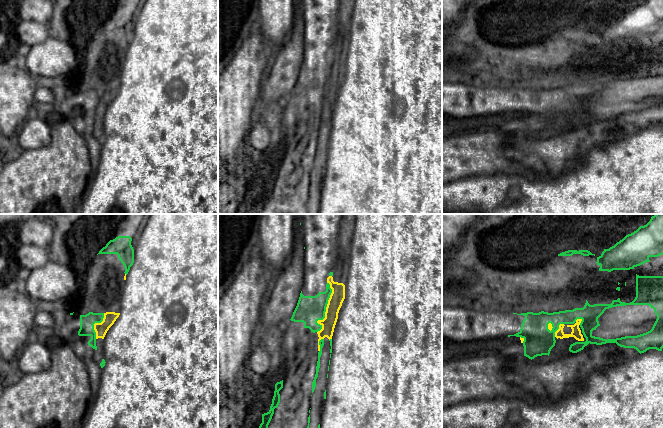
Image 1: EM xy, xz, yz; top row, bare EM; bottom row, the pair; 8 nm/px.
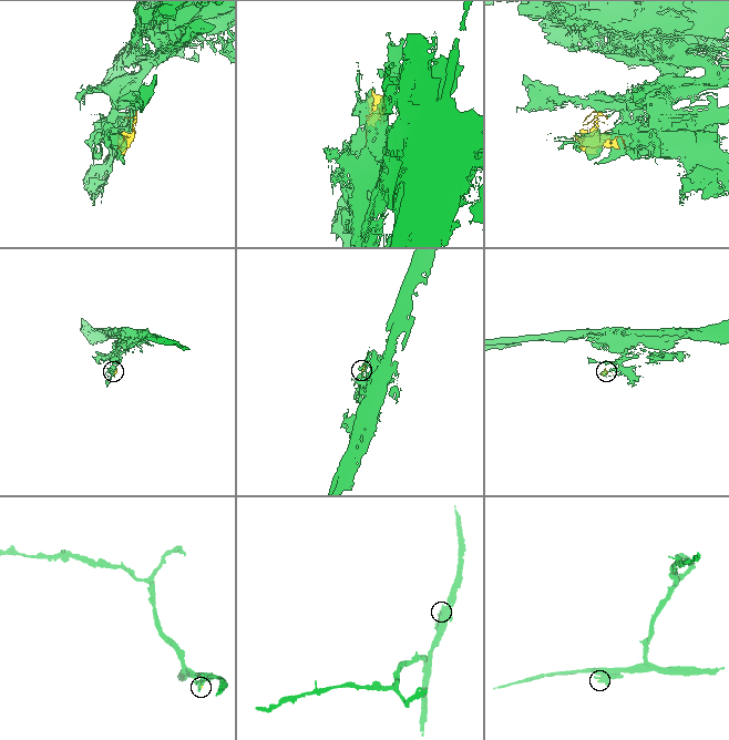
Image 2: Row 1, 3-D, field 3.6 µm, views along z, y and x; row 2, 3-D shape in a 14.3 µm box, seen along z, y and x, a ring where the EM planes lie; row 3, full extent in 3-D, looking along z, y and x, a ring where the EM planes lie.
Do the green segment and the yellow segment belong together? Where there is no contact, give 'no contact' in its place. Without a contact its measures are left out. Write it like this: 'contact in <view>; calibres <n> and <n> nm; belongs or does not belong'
contact in xz; calibres 220 and 120 nm; does not belong

